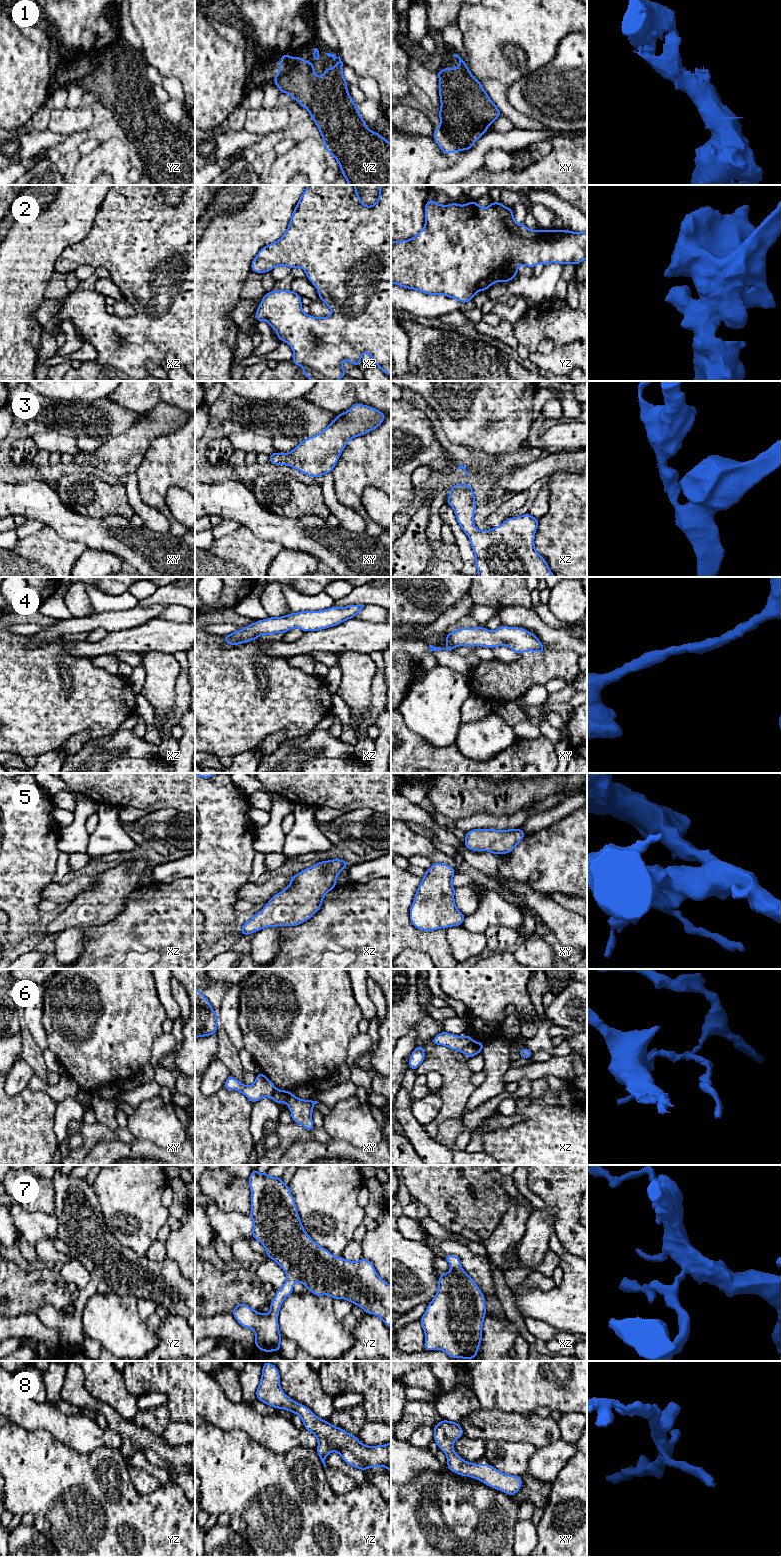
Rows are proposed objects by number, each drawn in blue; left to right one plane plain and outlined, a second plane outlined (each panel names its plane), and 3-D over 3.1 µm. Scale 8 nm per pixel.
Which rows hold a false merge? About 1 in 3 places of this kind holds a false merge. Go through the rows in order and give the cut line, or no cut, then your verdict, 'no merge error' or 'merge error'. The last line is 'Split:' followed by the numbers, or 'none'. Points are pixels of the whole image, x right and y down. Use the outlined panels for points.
1: cut none; no merge error
2: cut none; no merge error
3: cut none; no merge error
4: cut none; no merge error
5: cut none; no merge error
6: cut xz (472, 1040), (461, 1051); merge error
7: cut none; no merge error
8: cut none; no merge error
Split: 6

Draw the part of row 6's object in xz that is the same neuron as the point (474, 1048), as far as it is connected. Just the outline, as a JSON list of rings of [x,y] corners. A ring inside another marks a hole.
[[[473,1041],[467,1046],[465,1047],[461,1052],[468,1056],[469,1058],[481,1053],[483,1047],[484,1047],[484,1043],[482,1042],[476,1042]]]

